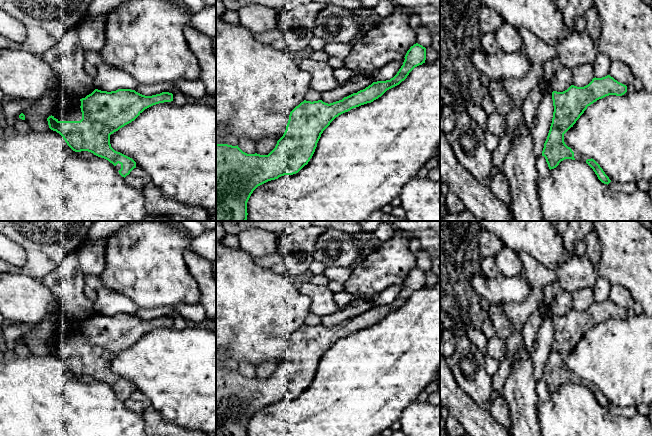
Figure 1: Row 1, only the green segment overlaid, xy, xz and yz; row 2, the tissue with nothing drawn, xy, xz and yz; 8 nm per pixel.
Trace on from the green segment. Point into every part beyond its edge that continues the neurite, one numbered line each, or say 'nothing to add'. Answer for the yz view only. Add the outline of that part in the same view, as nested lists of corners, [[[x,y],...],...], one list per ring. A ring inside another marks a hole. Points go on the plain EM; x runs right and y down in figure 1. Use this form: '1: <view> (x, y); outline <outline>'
1: yz (577, 379); outline [[[571,372],[572,375],[574,376],[574,382],[575,384],[582,384],[582,385],[586,385],[587,383],[591,383],[590,381],[584,380],[582,378],[580,378],[577,374]]]

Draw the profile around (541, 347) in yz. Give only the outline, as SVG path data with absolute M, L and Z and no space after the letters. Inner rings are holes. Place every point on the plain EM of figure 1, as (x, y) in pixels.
M552 315L545 316L541 327L536 335L535 341L532 345L530 357L533 366L533 375L538 382L542 379L544 367L547 363L550 350L552 347L554 336Z

